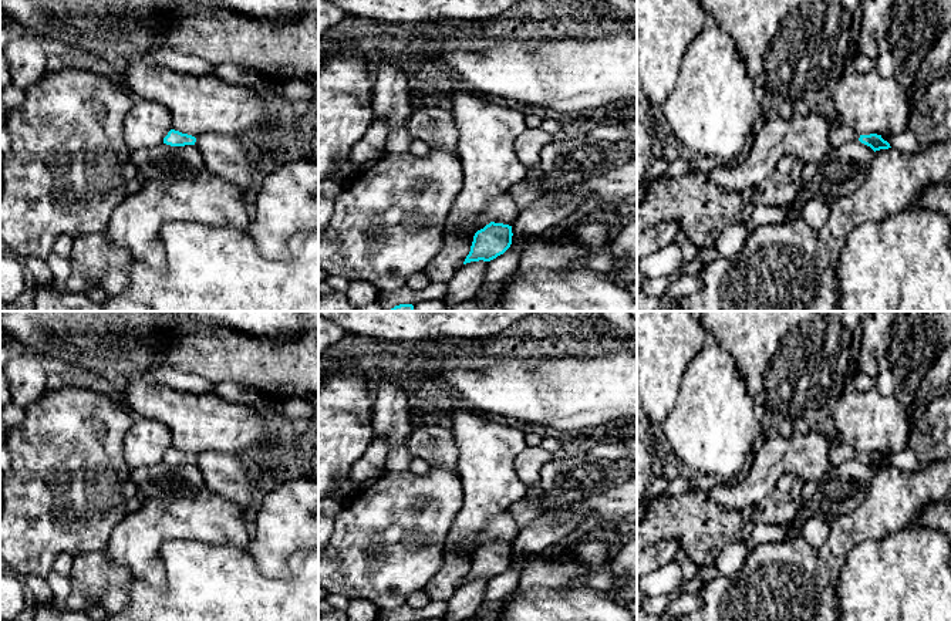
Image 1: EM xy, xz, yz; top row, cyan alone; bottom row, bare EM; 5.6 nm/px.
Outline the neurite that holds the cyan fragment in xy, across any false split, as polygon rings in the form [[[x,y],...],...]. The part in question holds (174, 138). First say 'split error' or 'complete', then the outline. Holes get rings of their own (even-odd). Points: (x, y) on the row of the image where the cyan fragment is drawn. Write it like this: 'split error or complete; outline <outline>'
complete; outline [[[171,129],[168,135],[163,138],[163,144],[171,146],[185,146],[195,145],[196,138],[188,134],[182,134],[179,131]]]

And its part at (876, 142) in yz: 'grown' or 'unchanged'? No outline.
grown

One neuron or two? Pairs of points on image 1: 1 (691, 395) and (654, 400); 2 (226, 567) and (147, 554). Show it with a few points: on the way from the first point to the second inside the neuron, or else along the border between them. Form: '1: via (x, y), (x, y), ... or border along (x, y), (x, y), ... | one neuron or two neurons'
1: border along (688, 365), (681, 380), (675, 407), (661, 425) | two neurons
2: border along (189, 539), (162, 546), (162, 587), (134, 577) | two neurons

